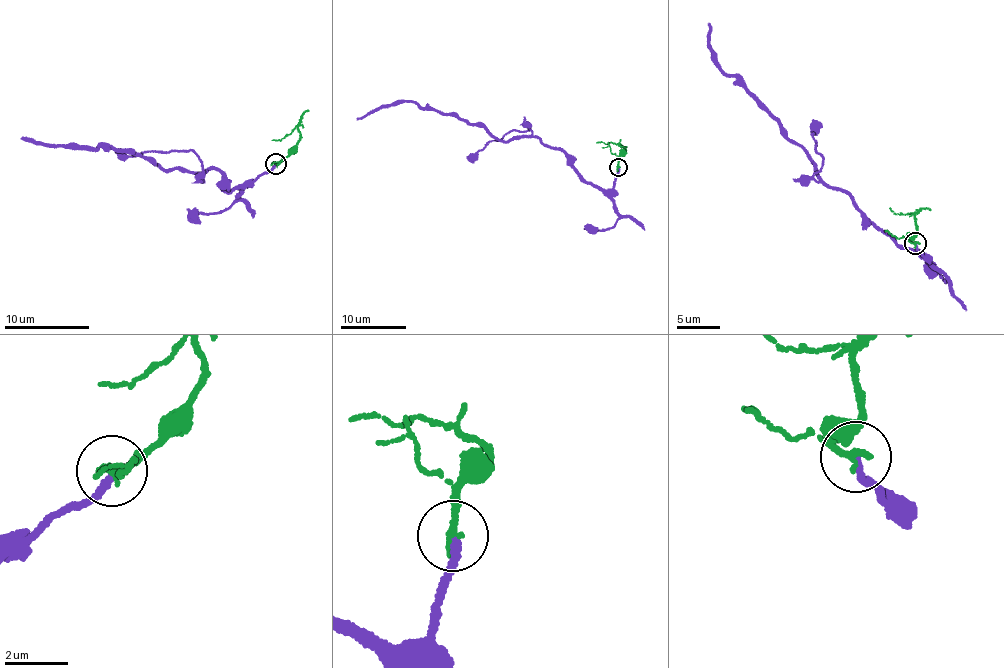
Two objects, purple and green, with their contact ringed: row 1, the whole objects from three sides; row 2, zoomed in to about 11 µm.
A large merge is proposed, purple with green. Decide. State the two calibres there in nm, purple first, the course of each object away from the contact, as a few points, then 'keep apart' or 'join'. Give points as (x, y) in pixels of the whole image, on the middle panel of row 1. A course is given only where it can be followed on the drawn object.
180/280 nm | purple via (617, 167), (611, 188), (601, 191), (566, 155), (537, 137), (500, 141), (483, 127), (410, 101), (356, 118) | green via (617, 167), (625, 152), (623, 146), (597, 142) | keep apart

